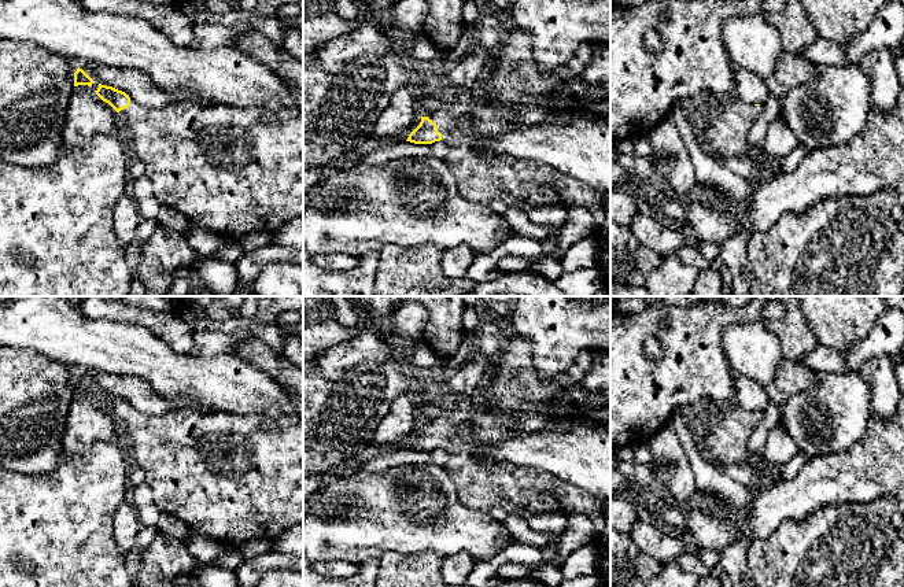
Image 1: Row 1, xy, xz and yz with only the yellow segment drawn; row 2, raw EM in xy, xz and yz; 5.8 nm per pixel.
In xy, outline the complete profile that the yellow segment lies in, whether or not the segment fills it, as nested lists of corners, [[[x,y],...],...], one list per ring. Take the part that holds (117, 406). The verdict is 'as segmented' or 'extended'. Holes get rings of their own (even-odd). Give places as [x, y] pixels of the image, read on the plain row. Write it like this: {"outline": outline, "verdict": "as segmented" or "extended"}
{"outline": [[[99,391],[96,402],[108,410],[129,436],[134,465],[145,472],[145,484],[162,513],[184,521],[221,544],[237,547],[251,539],[273,540],[288,528],[303,524],[303,422],[299,417],[272,418],[266,414],[170,410],[145,414],[122,398]]], "verdict": "extended"}

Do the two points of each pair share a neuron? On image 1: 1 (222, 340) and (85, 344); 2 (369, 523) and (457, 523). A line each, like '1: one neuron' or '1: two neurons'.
1: two neurons
2: one neuron

